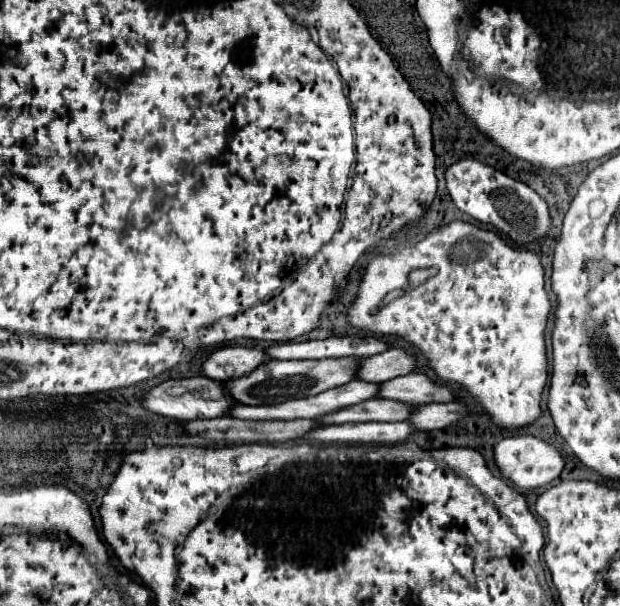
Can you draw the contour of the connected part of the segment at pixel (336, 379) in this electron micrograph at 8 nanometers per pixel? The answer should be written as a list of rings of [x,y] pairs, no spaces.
[[[335,357],[335,359],[319,359],[319,361],[267,361],[247,377],[227,381],[225,387],[235,397],[235,401],[243,405],[281,403],[287,399],[319,395],[331,387],[339,387],[345,385],[347,381],[353,381],[355,365],[357,365],[355,357]]]

